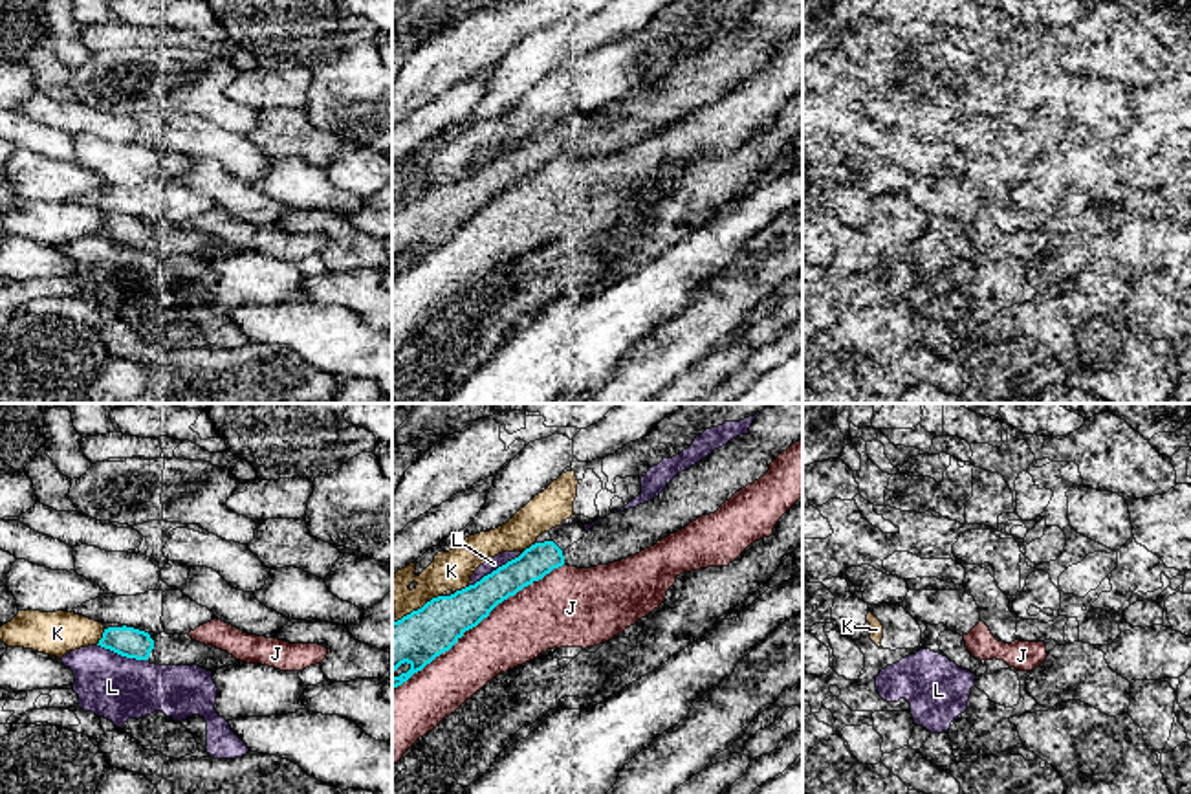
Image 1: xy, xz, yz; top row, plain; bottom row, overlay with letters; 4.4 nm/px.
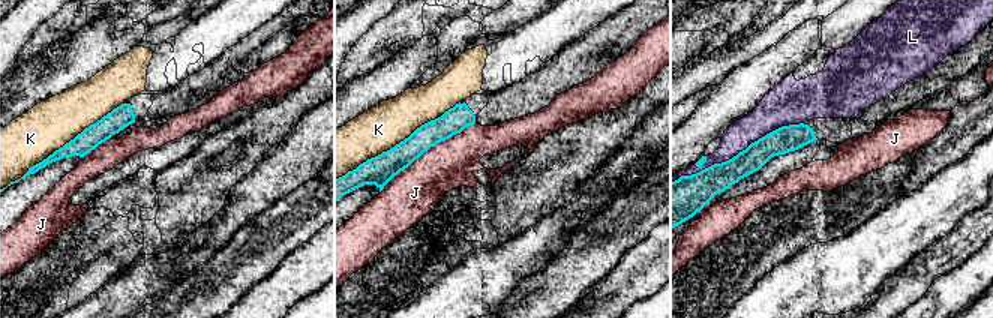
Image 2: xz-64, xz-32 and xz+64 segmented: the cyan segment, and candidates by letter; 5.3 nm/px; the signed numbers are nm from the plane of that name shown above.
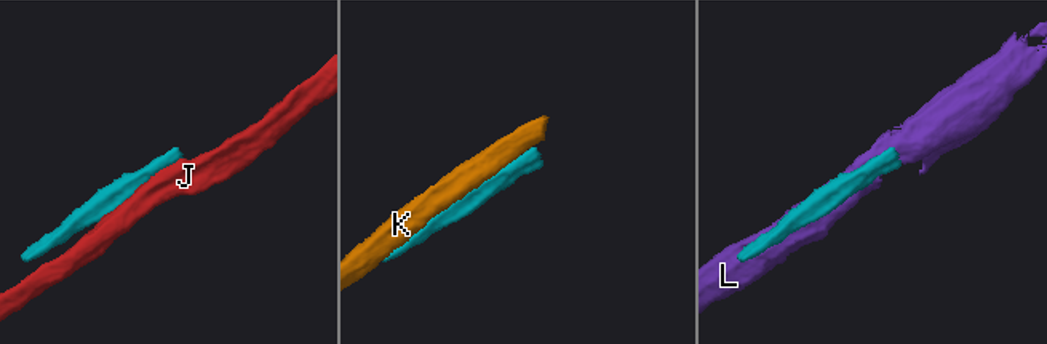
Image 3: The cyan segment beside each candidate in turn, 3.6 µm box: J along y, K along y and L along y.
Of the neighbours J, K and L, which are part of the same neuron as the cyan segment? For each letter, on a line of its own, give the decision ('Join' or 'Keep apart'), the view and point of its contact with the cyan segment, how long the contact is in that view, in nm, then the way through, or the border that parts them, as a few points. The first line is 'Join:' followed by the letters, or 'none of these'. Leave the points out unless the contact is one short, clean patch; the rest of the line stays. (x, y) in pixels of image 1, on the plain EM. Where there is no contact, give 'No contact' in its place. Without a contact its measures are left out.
Join: none of these
J: Keep apart. Touches cyan at xz (477, 213). Shared border 950 nm
K: Keep apart. Touches cyan at xy (103, 226). Shared border 80 nm
L: Keep apart. Touches cyan at xz (497, 158). Shared border 300 nm

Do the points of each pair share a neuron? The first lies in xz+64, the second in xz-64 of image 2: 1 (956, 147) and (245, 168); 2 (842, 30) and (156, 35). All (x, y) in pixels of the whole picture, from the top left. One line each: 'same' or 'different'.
1: same
2: different

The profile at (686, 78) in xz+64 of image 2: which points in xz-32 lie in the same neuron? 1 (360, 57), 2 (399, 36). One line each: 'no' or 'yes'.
1: yes
2: yes

